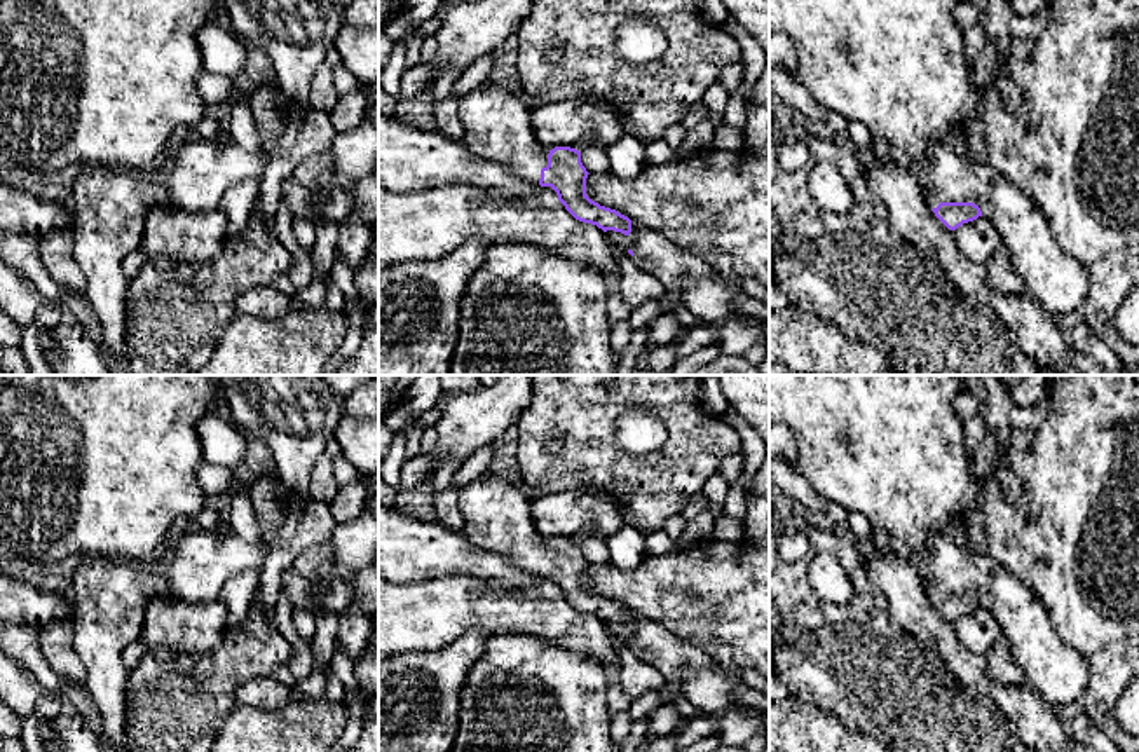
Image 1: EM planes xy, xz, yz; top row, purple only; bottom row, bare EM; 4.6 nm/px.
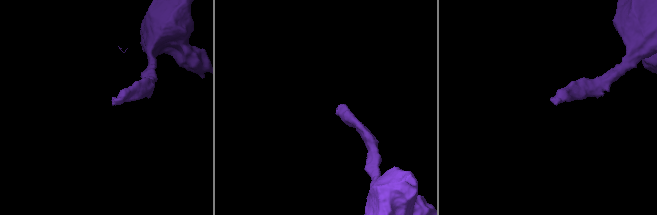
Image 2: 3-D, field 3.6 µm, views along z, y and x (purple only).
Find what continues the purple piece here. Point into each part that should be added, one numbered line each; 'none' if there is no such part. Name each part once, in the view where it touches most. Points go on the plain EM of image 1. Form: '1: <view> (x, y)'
1: xz (497, 517)

